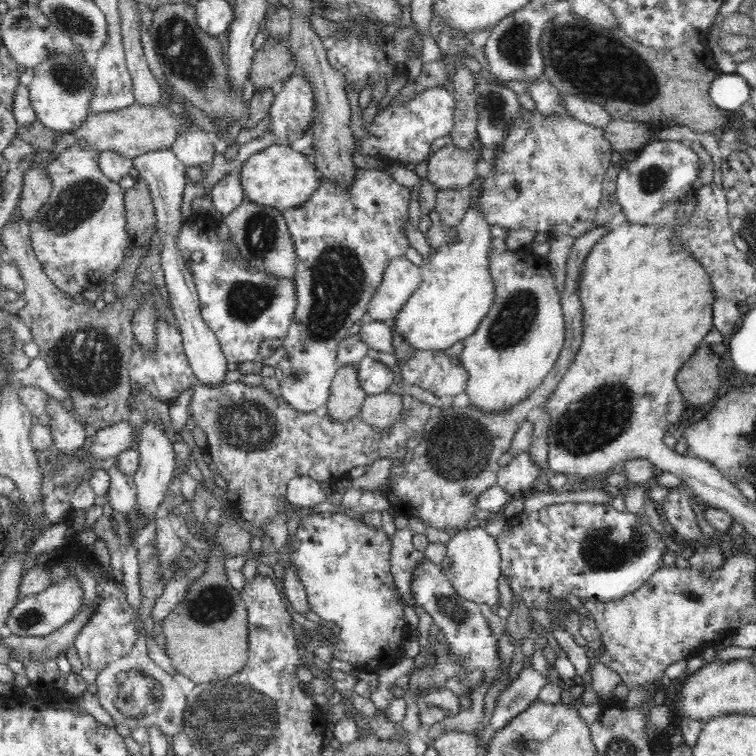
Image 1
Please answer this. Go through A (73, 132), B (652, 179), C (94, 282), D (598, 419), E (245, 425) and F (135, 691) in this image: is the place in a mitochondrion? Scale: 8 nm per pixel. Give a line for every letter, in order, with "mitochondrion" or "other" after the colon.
A: other
B: mitochondrion
C: other
D: mitochondrion
E: mitochondrion
F: mitochondrion

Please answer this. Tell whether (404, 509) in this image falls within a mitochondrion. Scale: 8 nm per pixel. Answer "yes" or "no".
no

